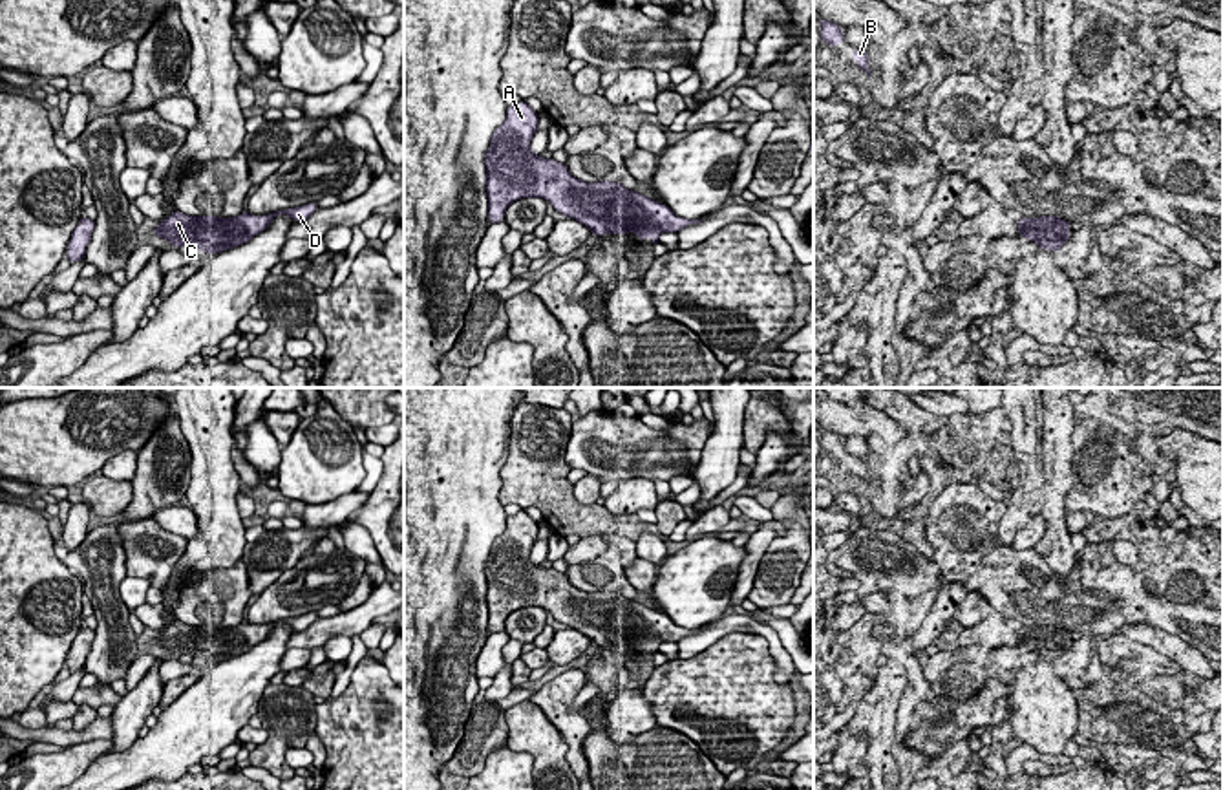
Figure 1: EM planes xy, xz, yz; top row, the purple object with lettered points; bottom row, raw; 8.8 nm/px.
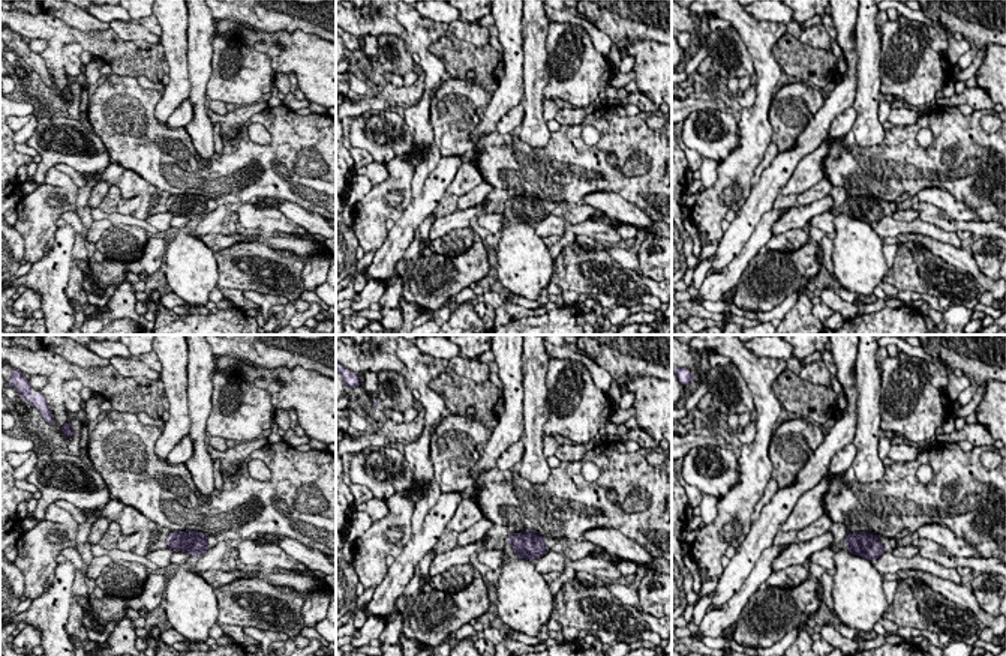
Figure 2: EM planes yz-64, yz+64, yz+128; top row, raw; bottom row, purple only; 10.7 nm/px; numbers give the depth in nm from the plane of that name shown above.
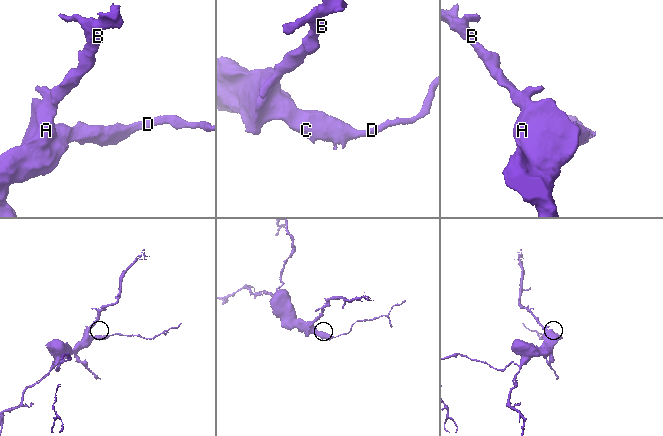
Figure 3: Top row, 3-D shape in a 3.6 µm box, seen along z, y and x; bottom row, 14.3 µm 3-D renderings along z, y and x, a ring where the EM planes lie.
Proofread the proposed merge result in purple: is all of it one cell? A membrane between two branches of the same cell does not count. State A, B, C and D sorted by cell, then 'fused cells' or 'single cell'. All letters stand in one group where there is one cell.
A B C D | single cell

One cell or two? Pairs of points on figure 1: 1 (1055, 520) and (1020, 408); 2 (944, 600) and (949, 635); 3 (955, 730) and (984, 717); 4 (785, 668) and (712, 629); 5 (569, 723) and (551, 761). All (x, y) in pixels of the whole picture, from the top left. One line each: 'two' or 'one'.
1: two
2: two
3: one
4: one
5: two

